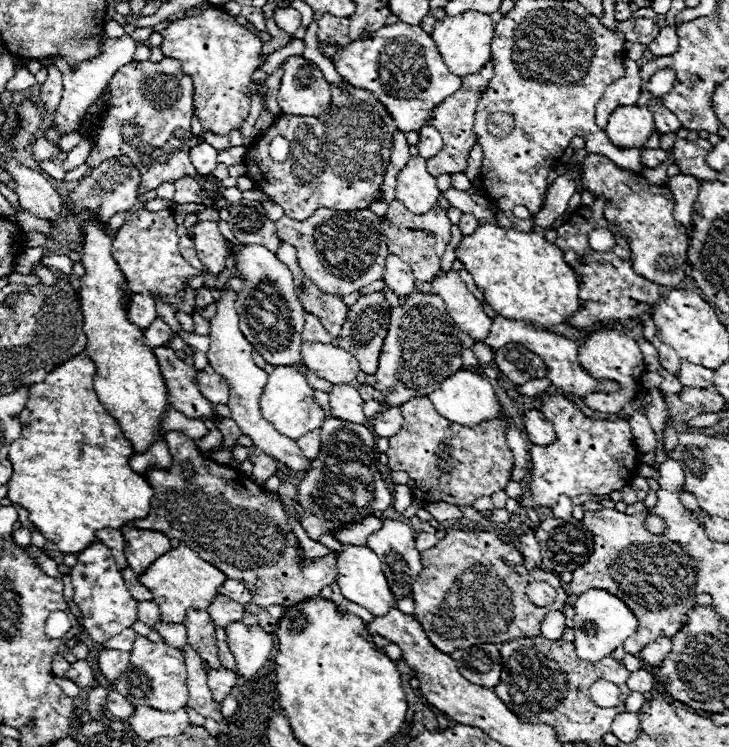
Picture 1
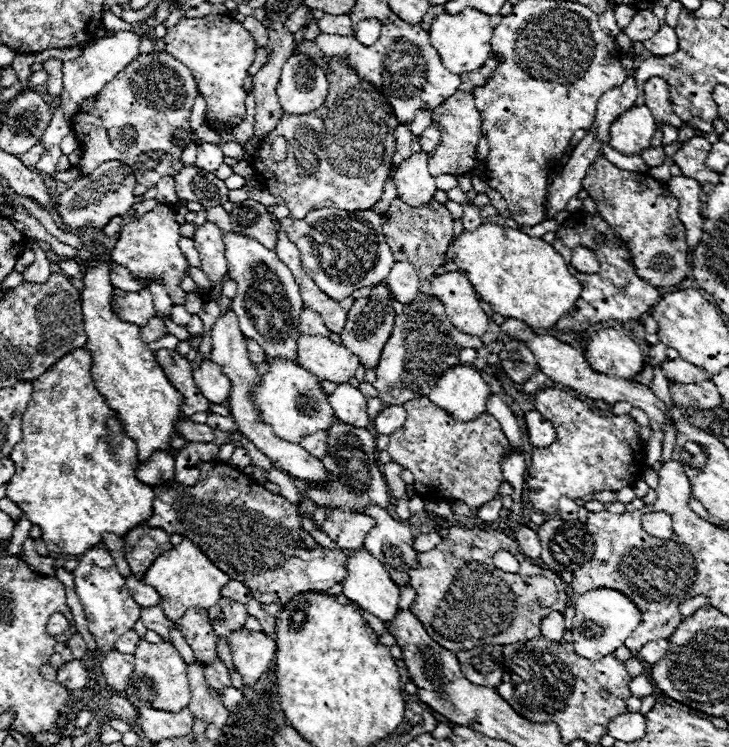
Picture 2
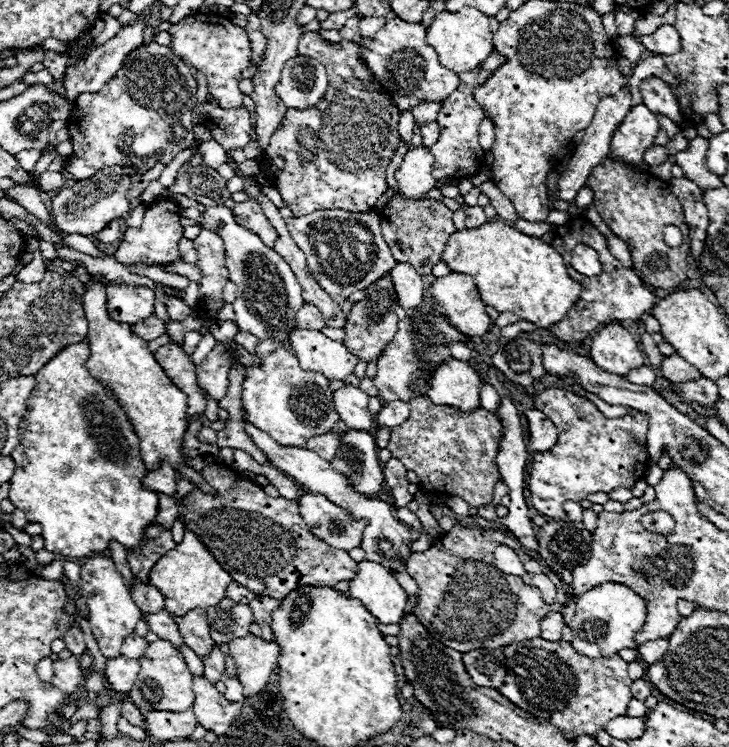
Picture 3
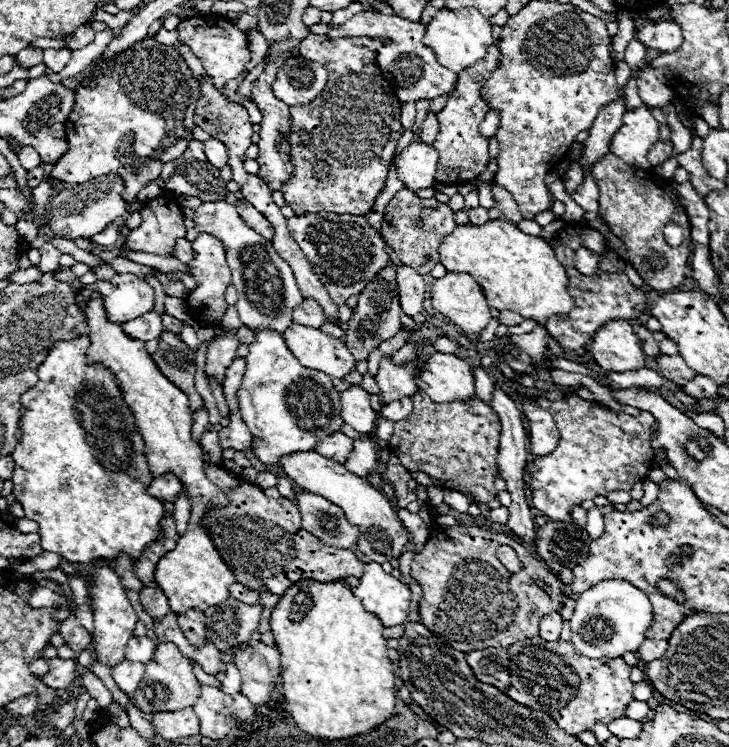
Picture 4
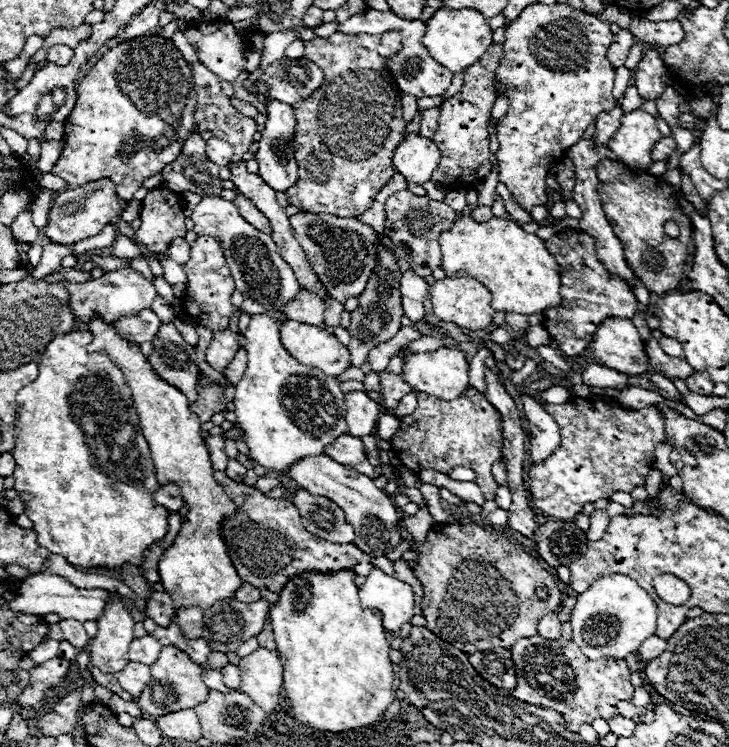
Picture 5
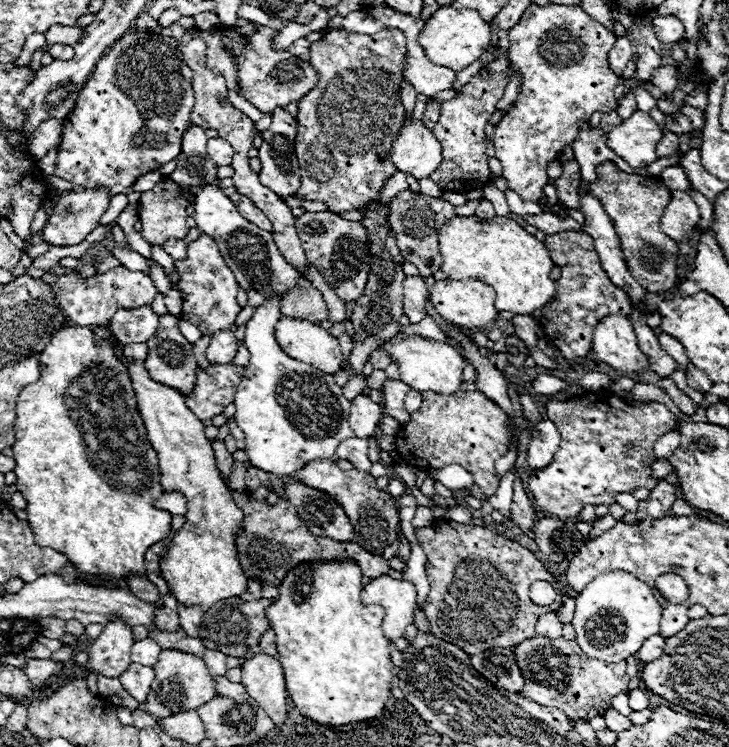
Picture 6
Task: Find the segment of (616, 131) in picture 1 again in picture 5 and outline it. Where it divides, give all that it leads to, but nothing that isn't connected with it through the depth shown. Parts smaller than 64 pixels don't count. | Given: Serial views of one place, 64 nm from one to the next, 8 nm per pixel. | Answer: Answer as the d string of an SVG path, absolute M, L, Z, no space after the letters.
M634 110L634 112L622 116L622 126L610 138L608 148L626 166L648 170L652 164L652 160L650 160L652 146L660 138L662 136L656 128L654 116L650 116L646 110Z

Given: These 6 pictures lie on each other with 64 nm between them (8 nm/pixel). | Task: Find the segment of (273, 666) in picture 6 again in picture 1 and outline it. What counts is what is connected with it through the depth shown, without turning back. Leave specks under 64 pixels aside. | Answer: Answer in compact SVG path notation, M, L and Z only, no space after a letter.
M234 622L226 626L228 648L236 658L236 674L244 678L254 678L264 666L274 646L274 640L260 626L246 626L244 622Z

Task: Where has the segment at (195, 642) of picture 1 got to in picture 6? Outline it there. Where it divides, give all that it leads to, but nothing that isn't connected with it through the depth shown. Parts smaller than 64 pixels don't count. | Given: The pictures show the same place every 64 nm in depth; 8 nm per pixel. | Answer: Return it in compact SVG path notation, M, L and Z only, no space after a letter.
M178 606L178 618L180 618L180 628L188 636L198 636L200 634L200 622L202 622L204 610L198 606Z

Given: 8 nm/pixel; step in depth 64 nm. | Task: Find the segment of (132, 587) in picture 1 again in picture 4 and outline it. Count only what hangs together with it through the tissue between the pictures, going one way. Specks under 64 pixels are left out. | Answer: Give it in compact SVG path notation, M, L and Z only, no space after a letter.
M144 586L138 596L140 596L140 604L144 606L144 610L146 610L152 618L162 618L162 616L166 616L166 614L170 612L168 598L164 596L162 590Z

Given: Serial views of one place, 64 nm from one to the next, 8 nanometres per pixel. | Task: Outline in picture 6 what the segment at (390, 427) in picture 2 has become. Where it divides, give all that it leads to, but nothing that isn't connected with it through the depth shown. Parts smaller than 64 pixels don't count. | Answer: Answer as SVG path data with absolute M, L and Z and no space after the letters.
M410 390L406 394L406 400L404 400L406 412L416 412L420 408L420 404L422 404L422 394L418 390Z

